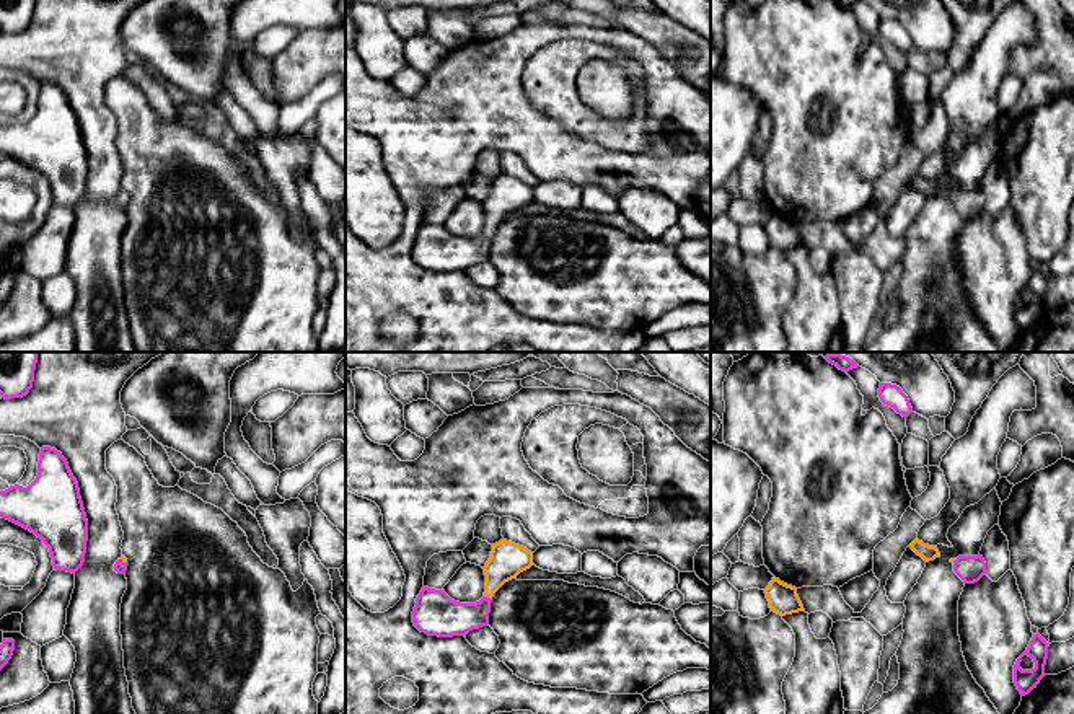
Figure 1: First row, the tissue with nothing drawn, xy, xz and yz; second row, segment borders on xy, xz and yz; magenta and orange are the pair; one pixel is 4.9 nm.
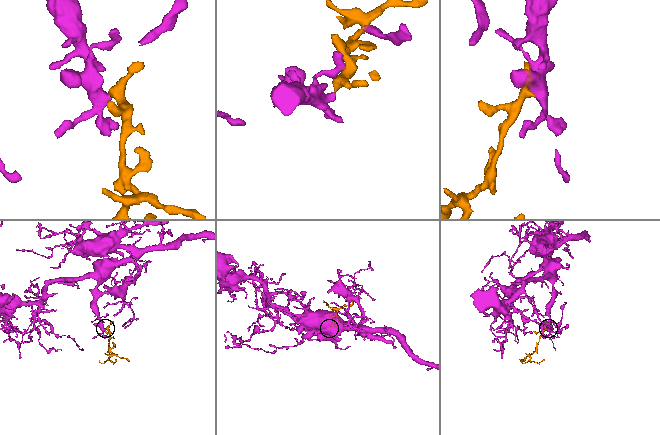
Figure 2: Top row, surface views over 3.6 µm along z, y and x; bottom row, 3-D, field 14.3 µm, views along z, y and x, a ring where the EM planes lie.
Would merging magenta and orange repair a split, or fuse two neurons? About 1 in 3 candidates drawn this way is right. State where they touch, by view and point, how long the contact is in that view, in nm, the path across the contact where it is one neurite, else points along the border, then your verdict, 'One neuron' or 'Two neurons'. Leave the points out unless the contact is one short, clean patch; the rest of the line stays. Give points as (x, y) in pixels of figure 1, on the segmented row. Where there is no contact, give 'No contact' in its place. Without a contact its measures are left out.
Touches magenta at xz (486, 597). Shared border 40 nm. Path across: xz (439, 615), (471, 615), (486, 597), (497, 571), (507, 559). One neuron

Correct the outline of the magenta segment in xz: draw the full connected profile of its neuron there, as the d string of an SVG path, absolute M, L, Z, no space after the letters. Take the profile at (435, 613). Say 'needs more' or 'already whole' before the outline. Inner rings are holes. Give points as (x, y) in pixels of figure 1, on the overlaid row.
needs more; M507 540L492 544L486 562L486 592L476 603L451 600L445 590L422 587L412 611L414 626L429 636L466 636L489 624L491 598L508 580L533 566L533 553Z

